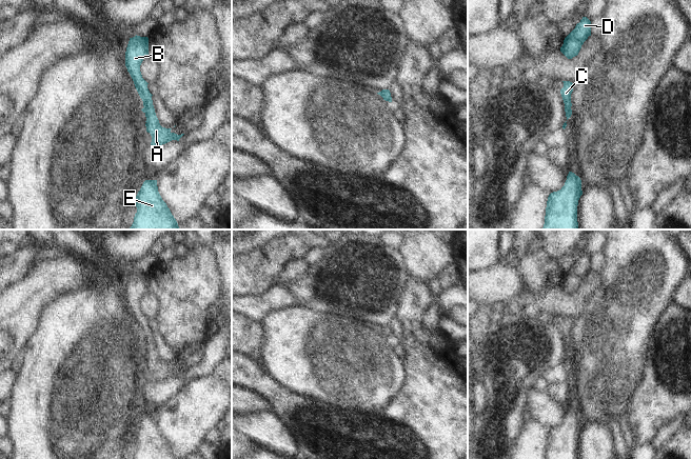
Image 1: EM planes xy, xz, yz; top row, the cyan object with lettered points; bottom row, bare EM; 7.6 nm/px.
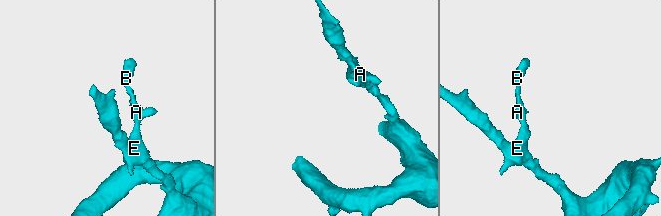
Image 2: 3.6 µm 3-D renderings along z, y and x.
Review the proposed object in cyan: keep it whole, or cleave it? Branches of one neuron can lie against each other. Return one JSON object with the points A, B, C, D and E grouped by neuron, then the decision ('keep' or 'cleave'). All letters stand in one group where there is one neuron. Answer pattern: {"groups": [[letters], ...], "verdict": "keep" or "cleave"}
{"groups": [["A", "B", "C", "D", "E"]], "verdict": "keep"}

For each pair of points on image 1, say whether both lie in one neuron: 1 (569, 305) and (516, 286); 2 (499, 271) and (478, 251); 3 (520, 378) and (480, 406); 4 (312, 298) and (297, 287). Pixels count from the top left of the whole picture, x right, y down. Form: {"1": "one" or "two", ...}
{"1": "two", "2": "two", "3": "two", "4": "one"}

